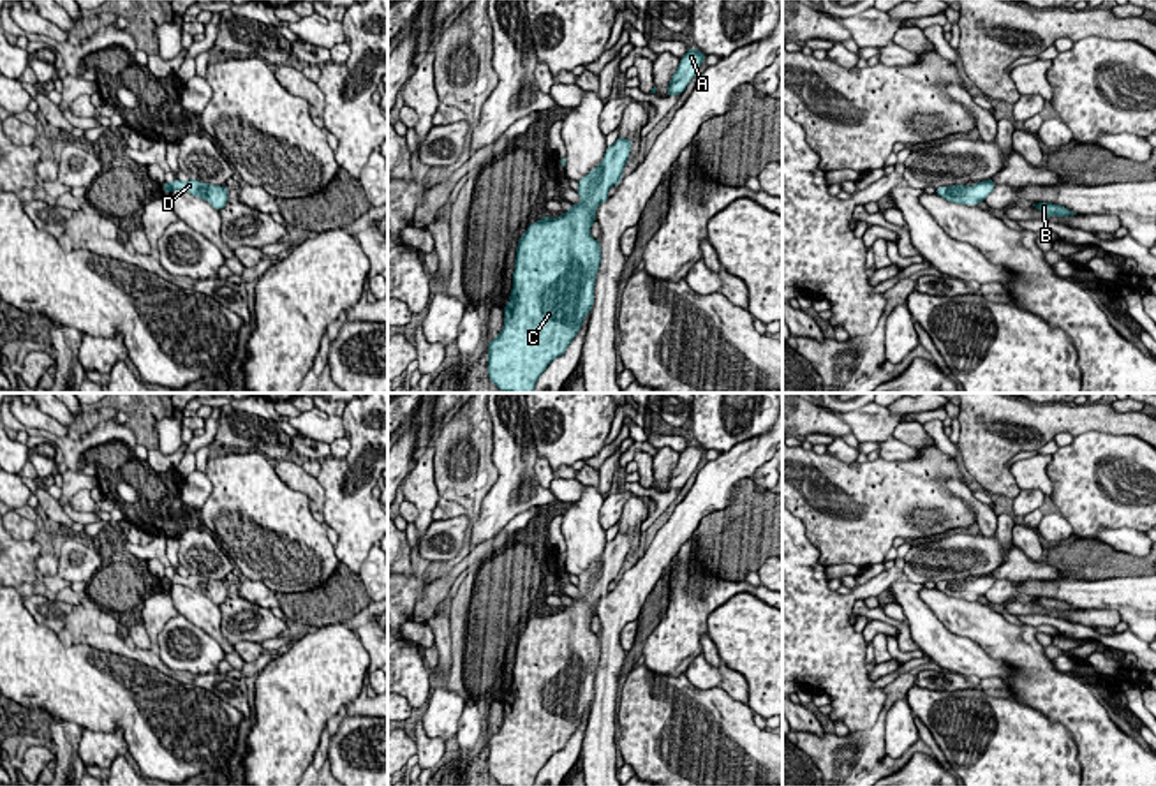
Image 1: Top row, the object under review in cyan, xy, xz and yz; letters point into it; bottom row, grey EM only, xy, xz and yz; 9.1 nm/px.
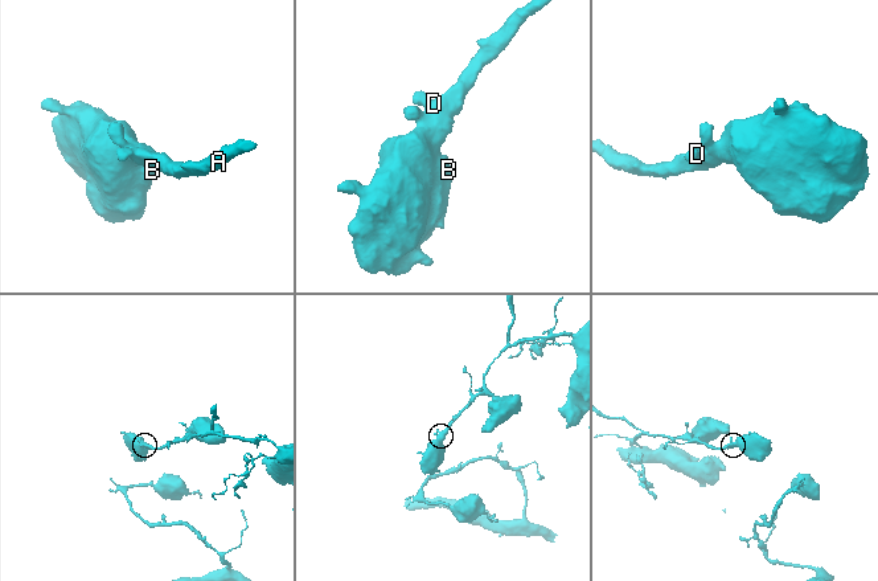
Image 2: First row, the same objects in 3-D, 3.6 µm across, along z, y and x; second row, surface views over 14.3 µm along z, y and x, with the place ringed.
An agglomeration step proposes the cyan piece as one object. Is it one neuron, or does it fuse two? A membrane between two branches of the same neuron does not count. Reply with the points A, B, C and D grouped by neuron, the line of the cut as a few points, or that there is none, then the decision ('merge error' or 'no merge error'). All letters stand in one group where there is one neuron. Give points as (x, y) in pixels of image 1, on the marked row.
A B C D | no cut | no merge error

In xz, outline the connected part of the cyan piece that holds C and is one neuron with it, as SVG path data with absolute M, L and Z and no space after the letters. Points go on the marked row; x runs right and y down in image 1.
M619 137L597 167L578 182L580 204L571 204L559 219L546 215L527 226L518 240L513 291L504 307L504 328L488 342L488 377L502 391L532 393L539 375L580 331L594 305L596 275L601 264L601 245L590 236L596 208L608 201L608 189L622 178L629 159L631 139Z

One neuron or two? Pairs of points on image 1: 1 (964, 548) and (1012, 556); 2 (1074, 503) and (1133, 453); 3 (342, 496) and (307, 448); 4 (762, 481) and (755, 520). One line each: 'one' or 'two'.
1: two
2: one
3: two
4: two

